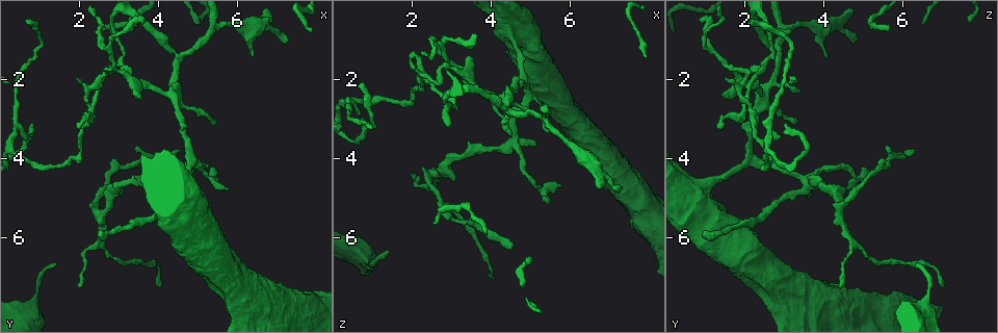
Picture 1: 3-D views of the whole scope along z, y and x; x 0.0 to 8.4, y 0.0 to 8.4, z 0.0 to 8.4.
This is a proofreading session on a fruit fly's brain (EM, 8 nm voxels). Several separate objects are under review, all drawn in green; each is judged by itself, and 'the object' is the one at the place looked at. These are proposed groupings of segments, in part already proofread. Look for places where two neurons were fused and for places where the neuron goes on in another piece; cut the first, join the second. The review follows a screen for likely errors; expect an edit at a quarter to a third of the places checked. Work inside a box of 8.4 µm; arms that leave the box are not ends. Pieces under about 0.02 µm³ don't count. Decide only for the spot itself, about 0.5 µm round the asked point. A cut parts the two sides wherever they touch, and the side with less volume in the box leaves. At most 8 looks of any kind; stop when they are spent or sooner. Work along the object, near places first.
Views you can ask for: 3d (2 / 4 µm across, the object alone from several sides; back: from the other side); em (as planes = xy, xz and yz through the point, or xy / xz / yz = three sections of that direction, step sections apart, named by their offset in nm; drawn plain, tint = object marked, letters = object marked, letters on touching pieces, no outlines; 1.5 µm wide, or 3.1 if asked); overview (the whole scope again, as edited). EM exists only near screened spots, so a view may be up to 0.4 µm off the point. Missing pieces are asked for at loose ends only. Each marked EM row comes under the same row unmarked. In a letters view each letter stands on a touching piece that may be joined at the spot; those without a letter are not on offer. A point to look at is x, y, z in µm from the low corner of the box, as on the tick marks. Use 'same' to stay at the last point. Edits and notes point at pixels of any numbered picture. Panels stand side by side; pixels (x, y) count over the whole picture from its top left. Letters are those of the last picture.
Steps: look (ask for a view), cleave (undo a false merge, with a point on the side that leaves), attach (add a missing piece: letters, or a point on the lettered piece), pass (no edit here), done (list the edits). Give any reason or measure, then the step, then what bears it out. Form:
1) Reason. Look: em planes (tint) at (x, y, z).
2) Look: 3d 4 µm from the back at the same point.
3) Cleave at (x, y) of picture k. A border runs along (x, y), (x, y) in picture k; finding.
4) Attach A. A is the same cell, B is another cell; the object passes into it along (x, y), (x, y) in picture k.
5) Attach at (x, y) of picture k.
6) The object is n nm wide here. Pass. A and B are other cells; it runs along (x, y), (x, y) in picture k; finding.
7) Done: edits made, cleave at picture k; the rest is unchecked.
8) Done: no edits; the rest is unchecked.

Tapers out. Look: 3d 4 µm at (2.95, 0.80, 3.15).

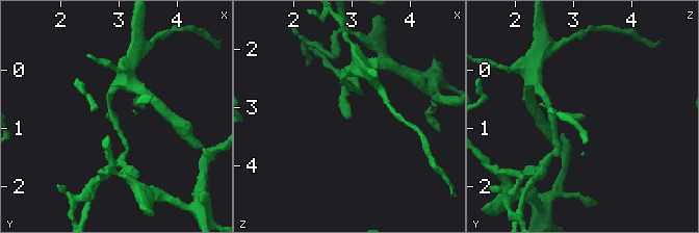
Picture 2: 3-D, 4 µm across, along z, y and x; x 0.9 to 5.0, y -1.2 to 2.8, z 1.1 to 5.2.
Look: em planes (letters) at (2.90, 0.80, 3.20).

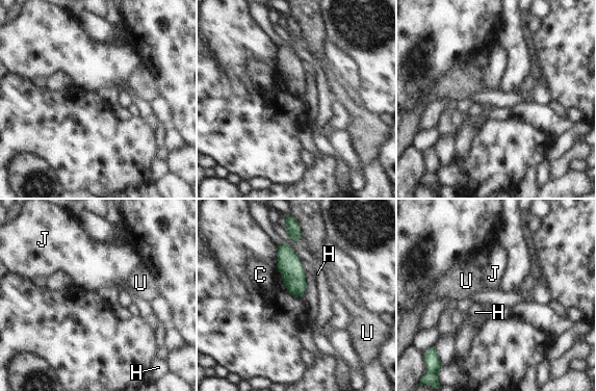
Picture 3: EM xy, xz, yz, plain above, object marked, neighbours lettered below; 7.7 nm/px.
Pass. C, H, J and U are other cells; a border runs along (276, 257), (277, 270), (284, 284) in picture 3; none of them fits.

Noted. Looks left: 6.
Abrupt turn. Look: em yz step 8 (letters) at (2.85, 1.70, 1.70).

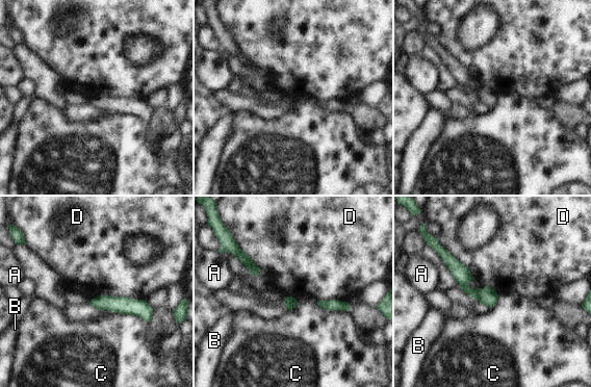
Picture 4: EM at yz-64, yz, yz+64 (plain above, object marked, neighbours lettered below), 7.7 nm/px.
Cut it another way. Look: em planes (letters) at the same point.

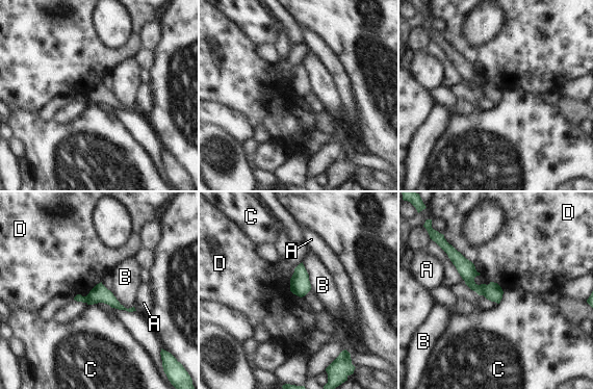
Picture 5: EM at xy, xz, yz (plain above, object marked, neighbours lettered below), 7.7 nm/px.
The object is 140 nm wide here. Cleave at (78, 297) of picture 5. A, B, C and D are other cells; a second neuron is stuck on.

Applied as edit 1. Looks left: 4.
End of a long branch. Look: 3d 4 µm at (2.55, 5.95, 0.90).

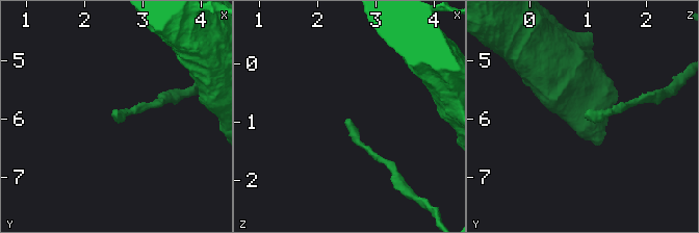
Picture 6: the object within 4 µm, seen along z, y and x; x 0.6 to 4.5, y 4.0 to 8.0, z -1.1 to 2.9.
Shape alone is not enough. Look: em yz step 8 (tint) at (2.55, 5.90, 0.90).

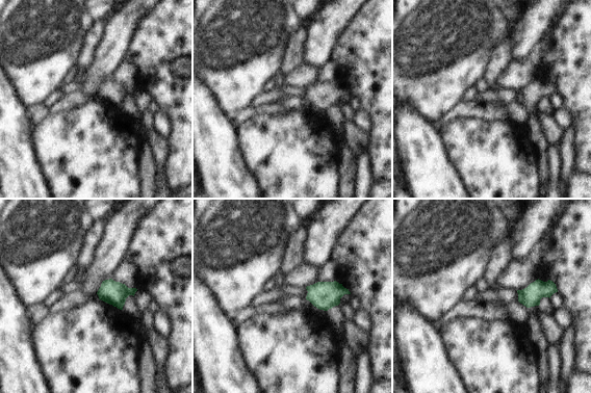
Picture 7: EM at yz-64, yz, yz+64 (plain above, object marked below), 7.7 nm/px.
Look: em planes (letters) at the same point.

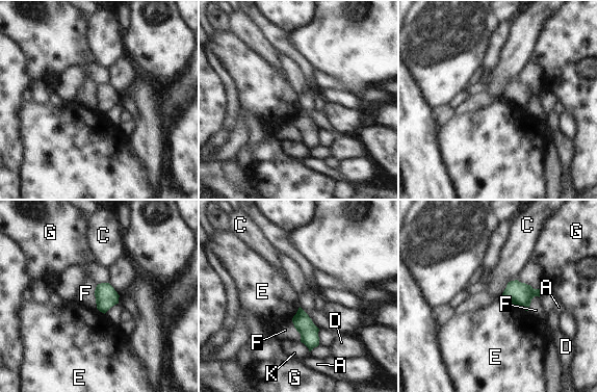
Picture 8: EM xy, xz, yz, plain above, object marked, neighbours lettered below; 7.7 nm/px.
The object is 100 nm wide here. Pass. A, C, D, E, F, G and K are other cells; a border runs along (511, 280), (501, 293) in picture 8; none of them fits.

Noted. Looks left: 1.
Done: edits made, cleave at picture 5; the rest is unchecked.

